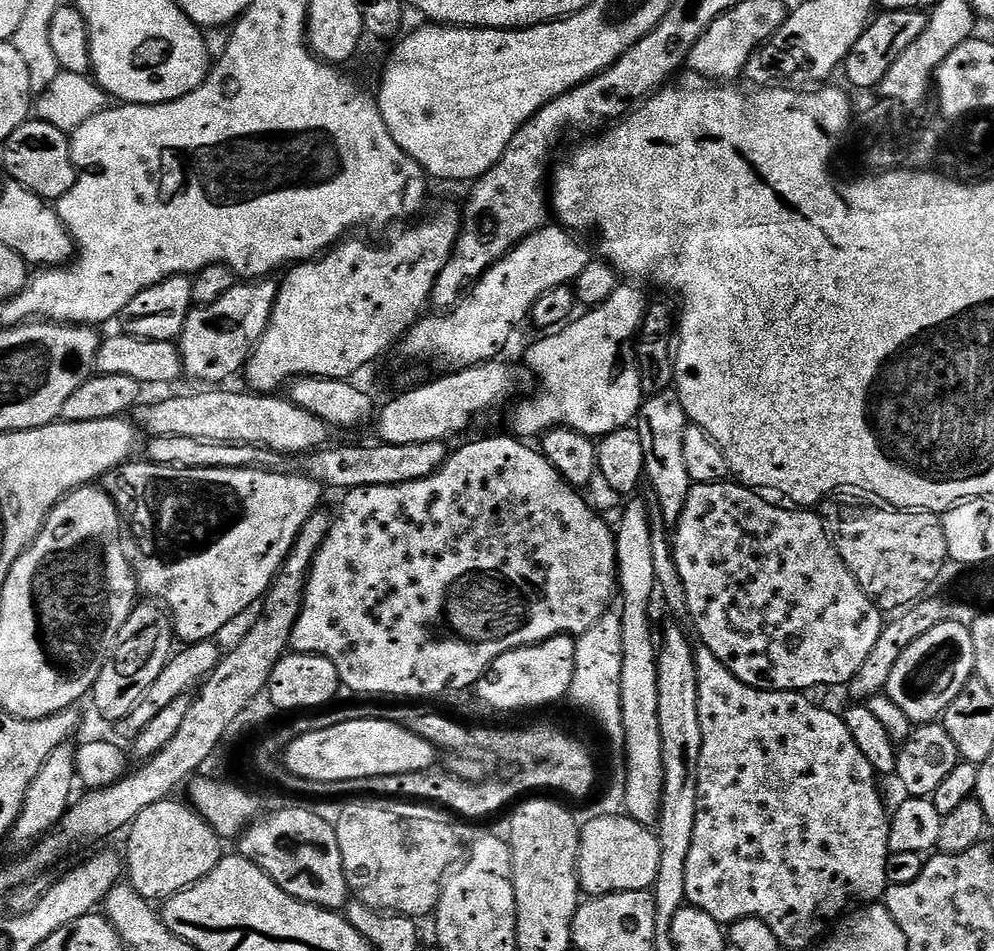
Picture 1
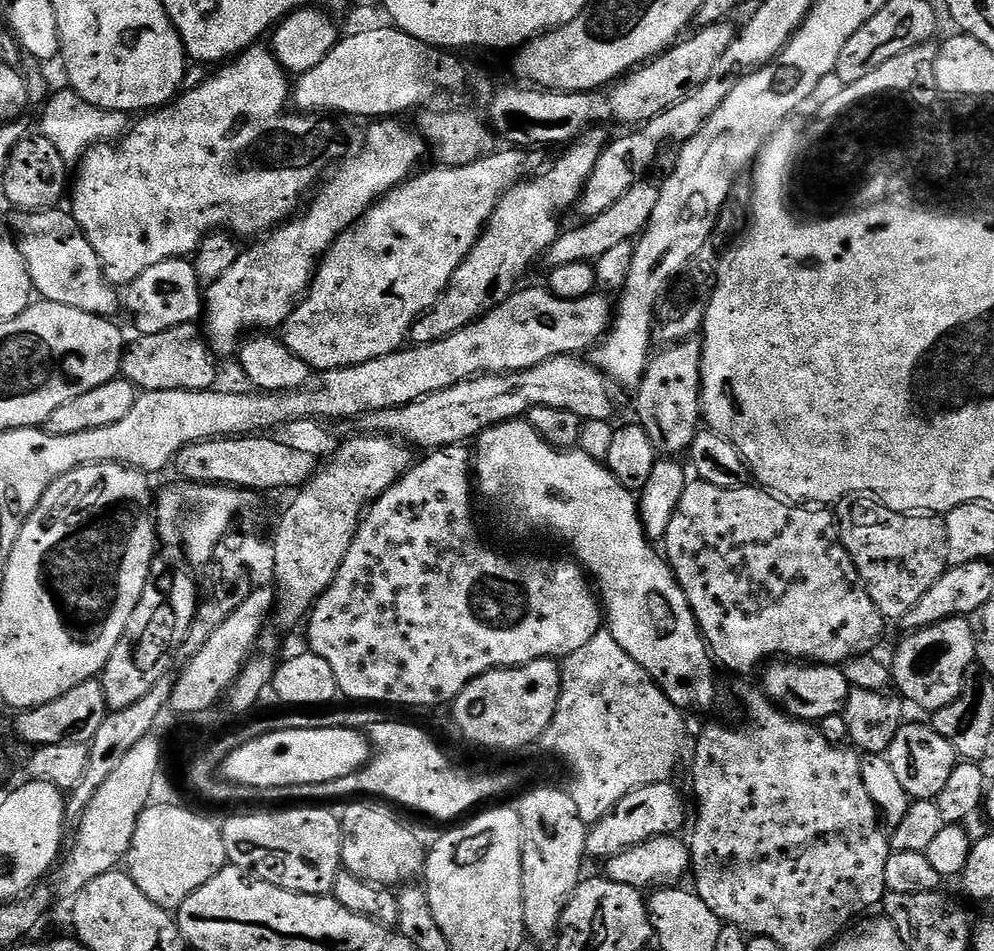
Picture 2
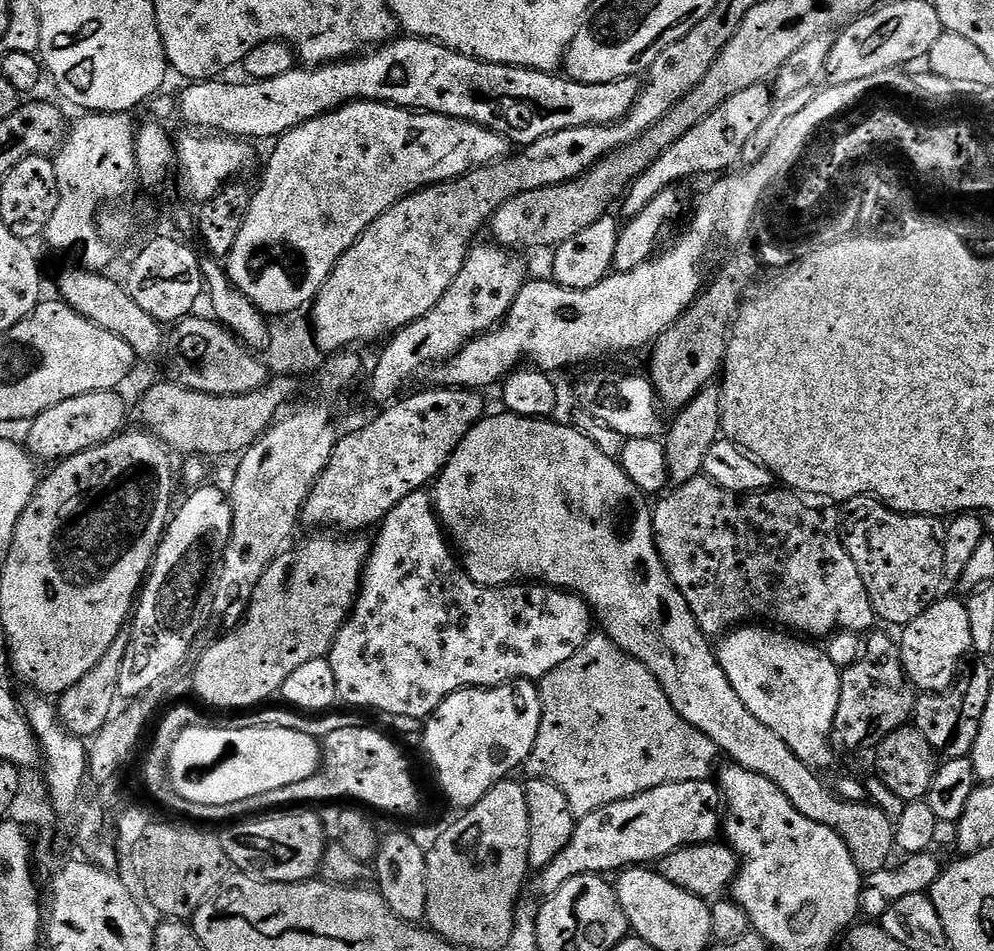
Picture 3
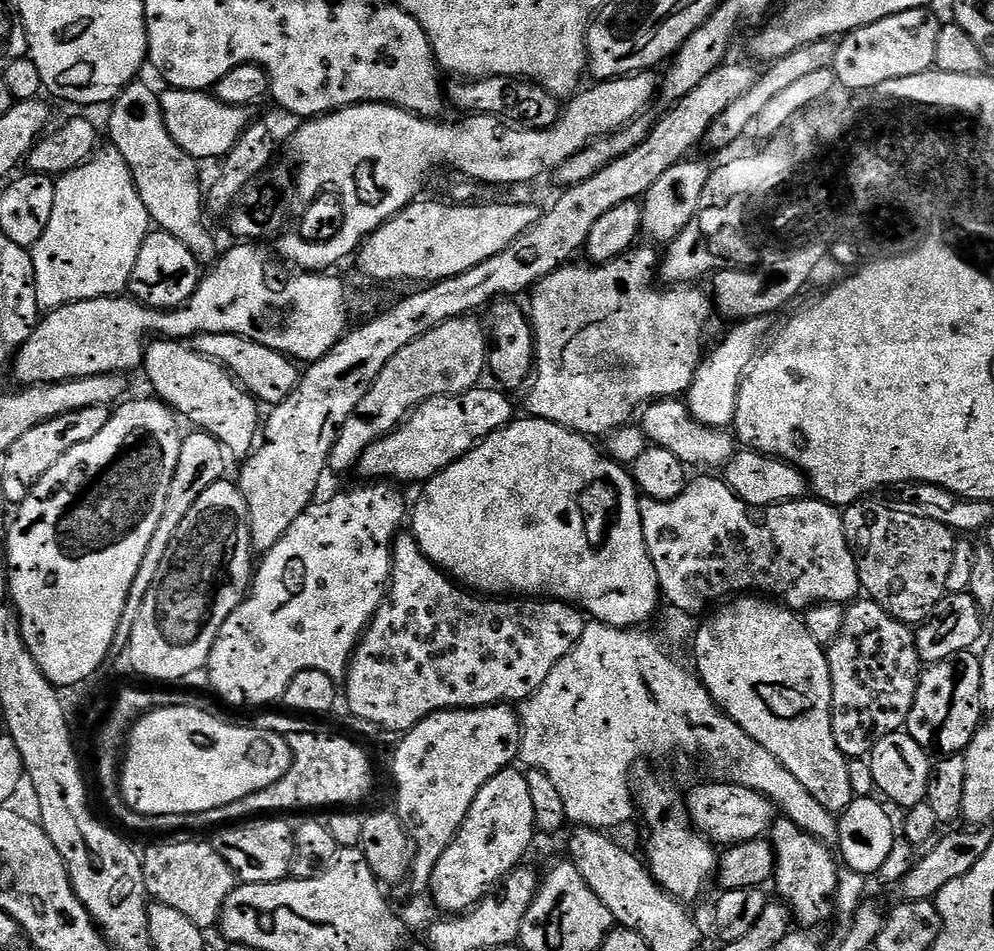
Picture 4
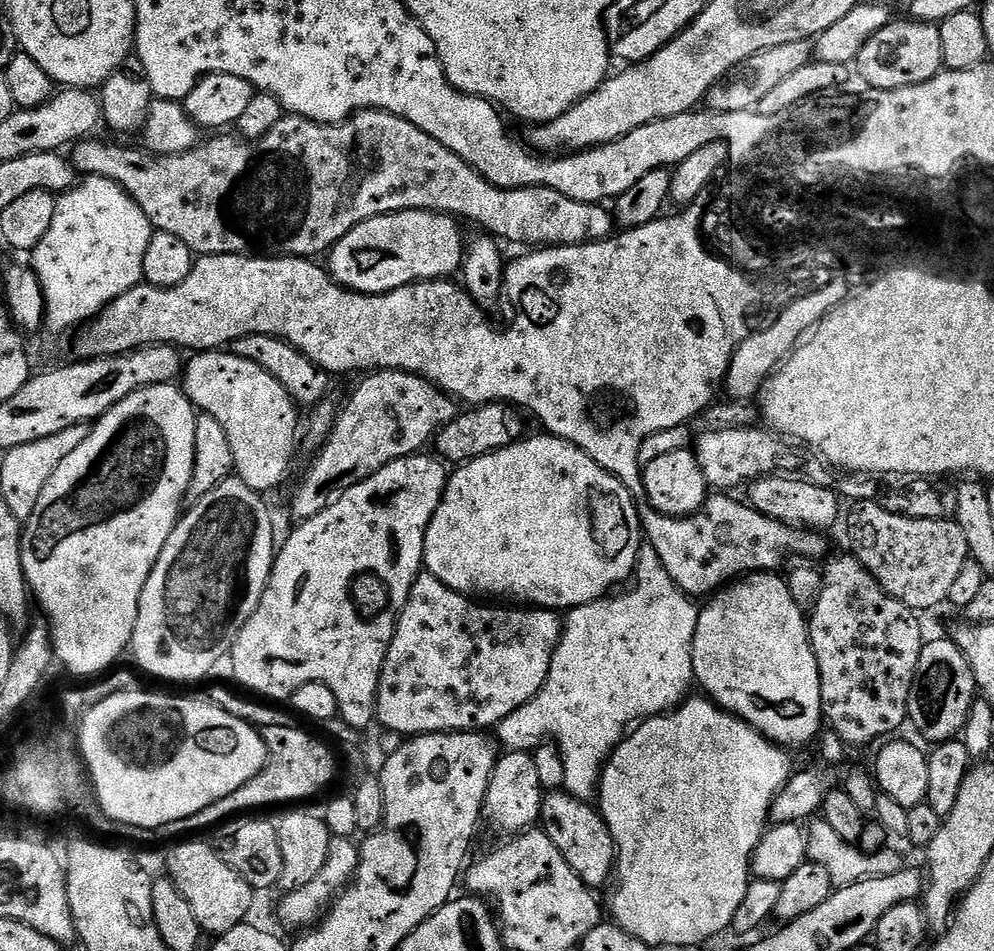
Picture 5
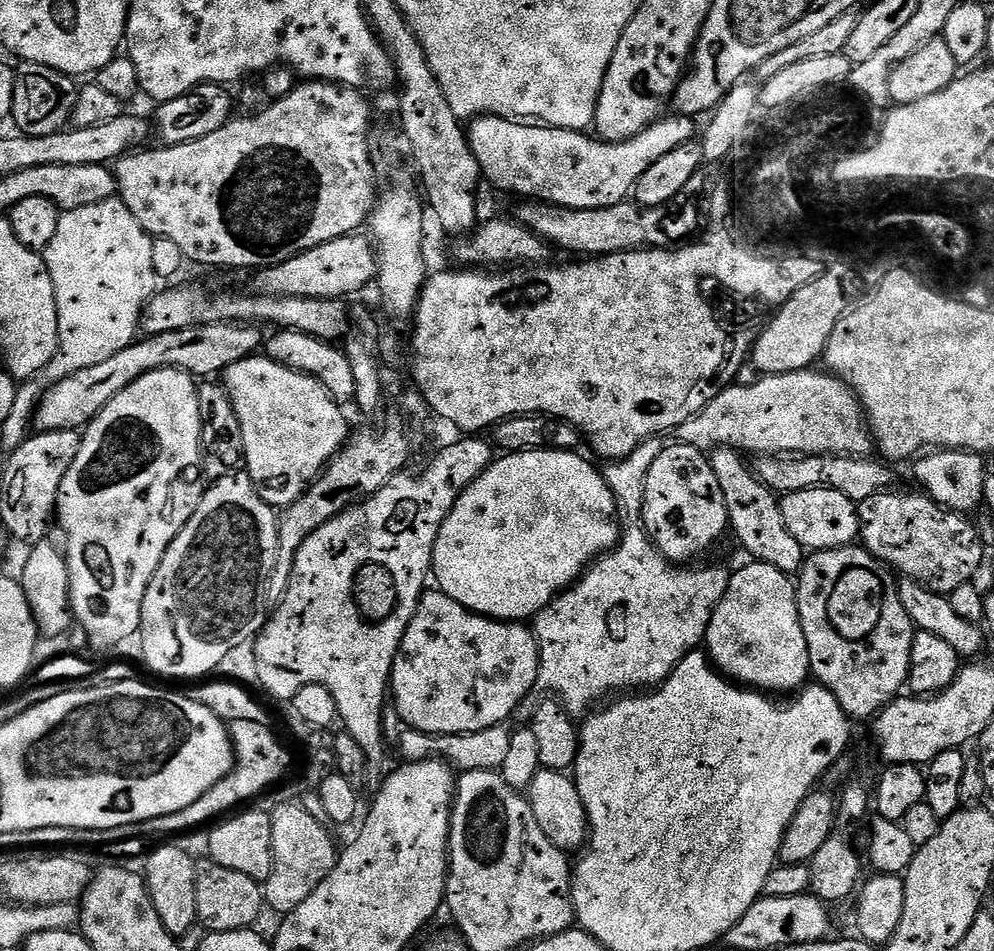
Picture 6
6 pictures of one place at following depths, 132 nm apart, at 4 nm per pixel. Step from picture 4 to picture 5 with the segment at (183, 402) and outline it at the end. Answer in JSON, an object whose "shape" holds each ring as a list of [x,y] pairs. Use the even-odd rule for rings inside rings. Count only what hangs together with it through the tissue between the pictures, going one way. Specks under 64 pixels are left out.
{"shape":[[[231,350],[197,352],[185,363],[182,391],[193,408],[210,414],[226,430],[234,450],[235,475],[250,490],[269,494],[288,476],[296,456],[296,435],[302,432],[301,409],[295,400],[262,366]]]}

